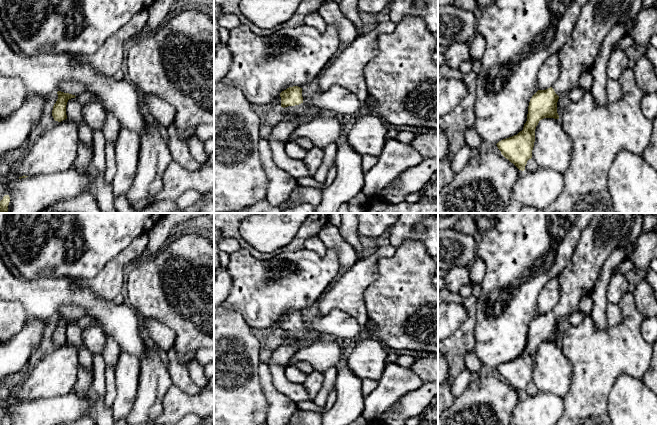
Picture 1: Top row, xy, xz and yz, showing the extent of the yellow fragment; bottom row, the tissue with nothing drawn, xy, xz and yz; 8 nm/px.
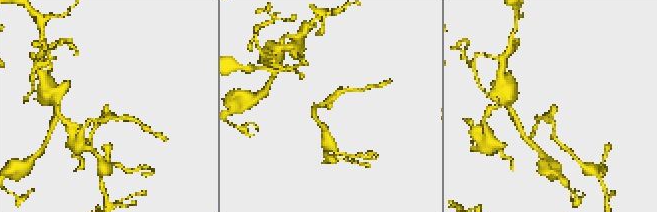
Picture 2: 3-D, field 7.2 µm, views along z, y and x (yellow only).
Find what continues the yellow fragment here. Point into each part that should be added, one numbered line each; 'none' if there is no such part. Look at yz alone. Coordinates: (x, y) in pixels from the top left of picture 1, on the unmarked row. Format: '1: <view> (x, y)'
1: yz (607, 231)

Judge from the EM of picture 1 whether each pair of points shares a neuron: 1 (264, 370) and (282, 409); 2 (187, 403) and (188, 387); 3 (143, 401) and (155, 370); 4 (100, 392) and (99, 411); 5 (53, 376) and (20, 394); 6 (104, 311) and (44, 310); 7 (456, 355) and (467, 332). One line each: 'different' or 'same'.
1: same
2: different
3: same
4: same
5: same
6: same
7: same

